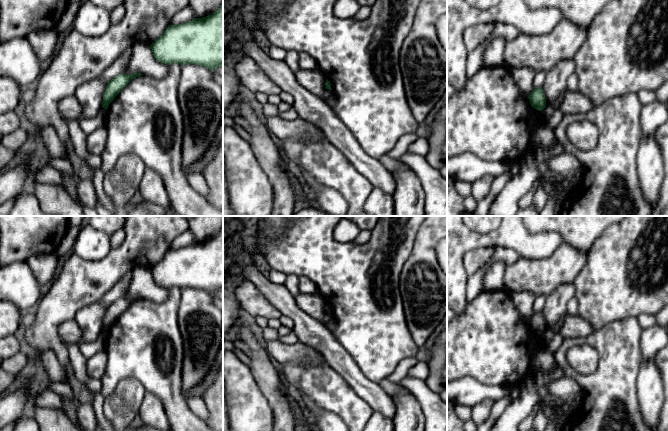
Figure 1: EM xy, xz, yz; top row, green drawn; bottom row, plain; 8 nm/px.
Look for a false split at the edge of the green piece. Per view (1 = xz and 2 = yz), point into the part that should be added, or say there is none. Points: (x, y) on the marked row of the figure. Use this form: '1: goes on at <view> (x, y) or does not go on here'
1: does not go on here
2: does not go on here

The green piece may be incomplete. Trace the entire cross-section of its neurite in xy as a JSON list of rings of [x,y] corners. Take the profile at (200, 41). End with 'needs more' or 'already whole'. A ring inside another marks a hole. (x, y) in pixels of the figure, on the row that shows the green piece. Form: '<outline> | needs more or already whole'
[[[223,3],[211,15],[195,18],[179,25],[169,25],[151,45],[154,58],[165,65],[178,63],[201,65],[215,71],[223,67]]] | already whole

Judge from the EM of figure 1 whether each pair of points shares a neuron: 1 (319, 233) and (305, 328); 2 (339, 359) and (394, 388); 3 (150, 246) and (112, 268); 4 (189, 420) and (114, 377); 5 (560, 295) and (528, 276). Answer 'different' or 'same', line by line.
1: different
2: different
3: same
4: same
5: different

